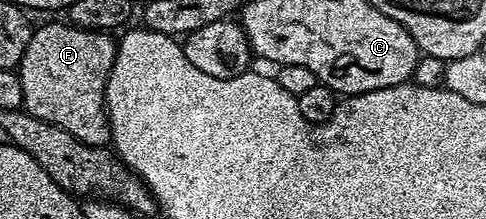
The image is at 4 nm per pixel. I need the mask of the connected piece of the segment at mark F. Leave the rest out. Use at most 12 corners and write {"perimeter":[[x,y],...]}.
{"perimeter":[[71,22],[35,29],[23,111],[95,148],[115,39]]}

